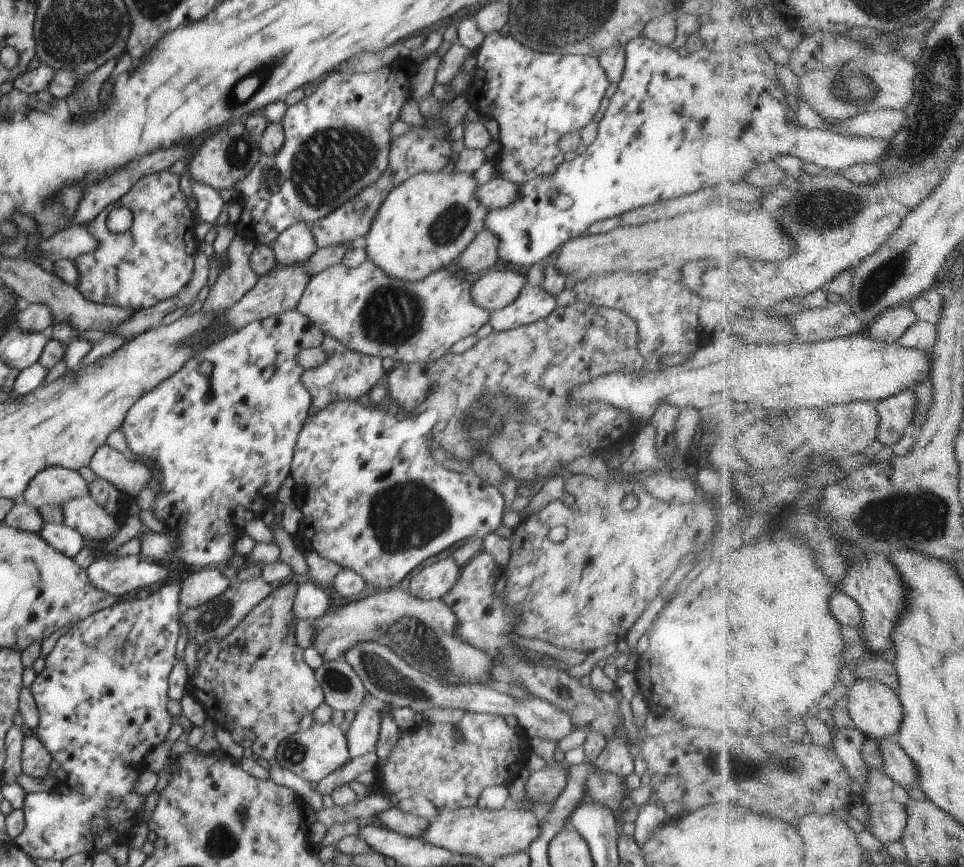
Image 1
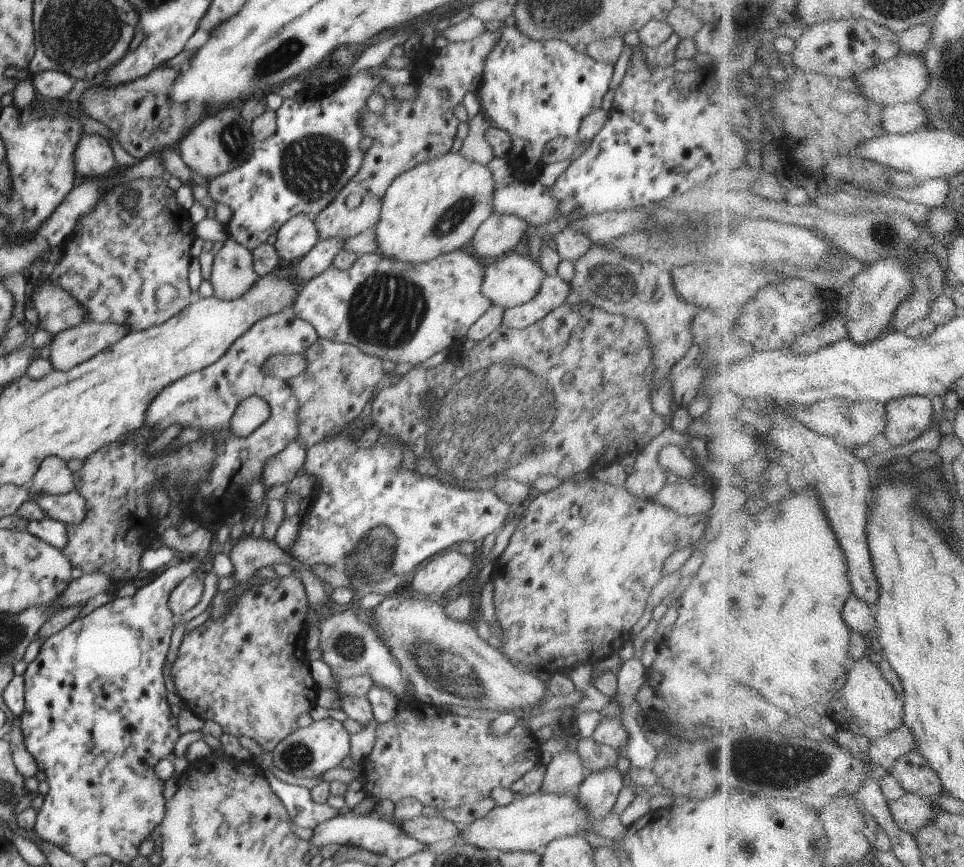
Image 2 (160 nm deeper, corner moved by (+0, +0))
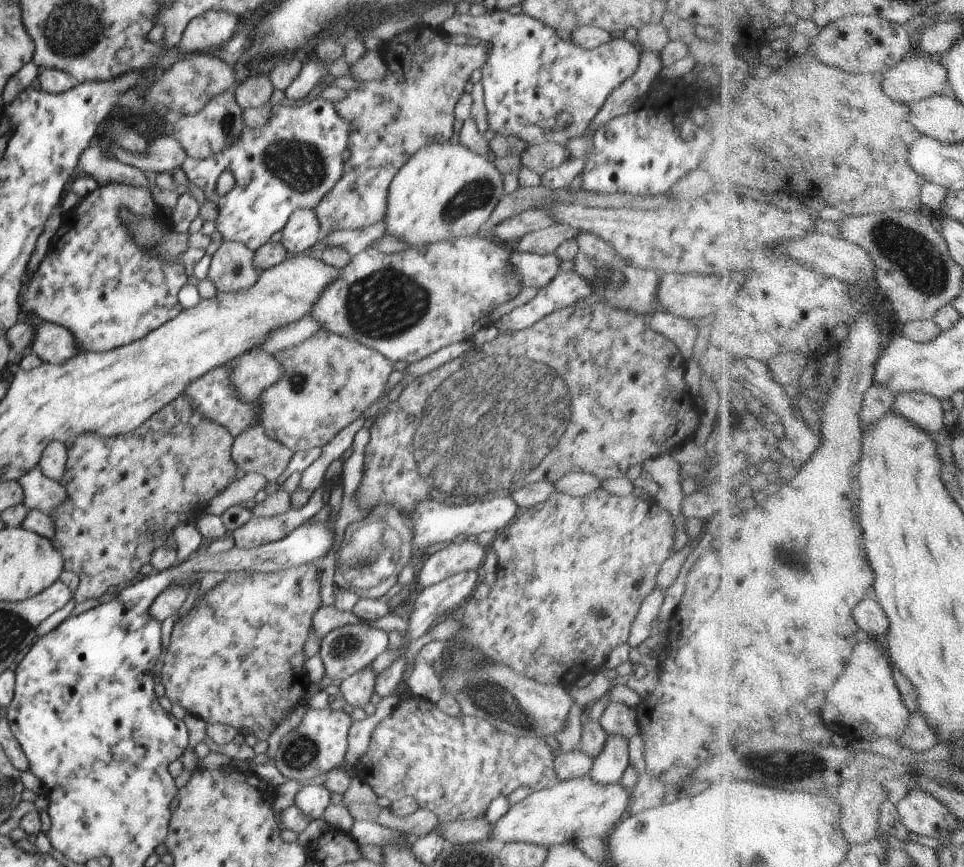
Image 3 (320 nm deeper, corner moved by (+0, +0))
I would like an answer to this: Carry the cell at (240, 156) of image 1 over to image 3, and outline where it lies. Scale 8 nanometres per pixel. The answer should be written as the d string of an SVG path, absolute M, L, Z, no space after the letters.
M234 90L226 91L214 96L200 112L177 116L178 121L171 126L169 131L180 142L182 150L190 158L206 160L214 156L214 152L222 154L224 148L232 148L232 144L238 144L240 134L245 127L243 110L237 104Z

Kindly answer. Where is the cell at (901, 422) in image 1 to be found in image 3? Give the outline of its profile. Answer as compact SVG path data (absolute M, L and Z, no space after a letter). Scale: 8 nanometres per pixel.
M904 392L898 397L893 411L910 418L914 424L933 434L946 427L944 422L948 410L942 401L938 396L926 392Z

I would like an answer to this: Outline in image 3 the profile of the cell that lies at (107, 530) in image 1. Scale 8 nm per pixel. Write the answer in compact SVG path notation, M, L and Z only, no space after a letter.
M39 464L36 468L32 468L32 472L22 474L17 482L22 486L23 504L28 509L49 514L58 504L62 504L68 498L66 488L59 482L46 478L40 472Z

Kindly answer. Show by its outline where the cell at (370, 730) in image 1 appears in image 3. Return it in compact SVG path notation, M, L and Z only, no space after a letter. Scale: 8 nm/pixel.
M371 665L357 674L344 678L338 683L340 695L337 703L348 703L354 708L366 709L375 693L376 680L377 677Z

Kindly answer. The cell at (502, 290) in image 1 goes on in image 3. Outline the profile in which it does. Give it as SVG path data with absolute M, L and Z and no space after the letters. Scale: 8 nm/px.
M513 250L510 254L510 264L514 268L512 272L516 272L516 276L520 278L520 284L537 290L548 287L554 276L559 274L561 262L556 254L539 256L518 250Z

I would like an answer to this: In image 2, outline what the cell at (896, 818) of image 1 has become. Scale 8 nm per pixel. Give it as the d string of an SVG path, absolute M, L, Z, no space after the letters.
M906 793L900 800L890 803L895 819L906 832L916 835L939 818L941 809L933 799L916 793Z

